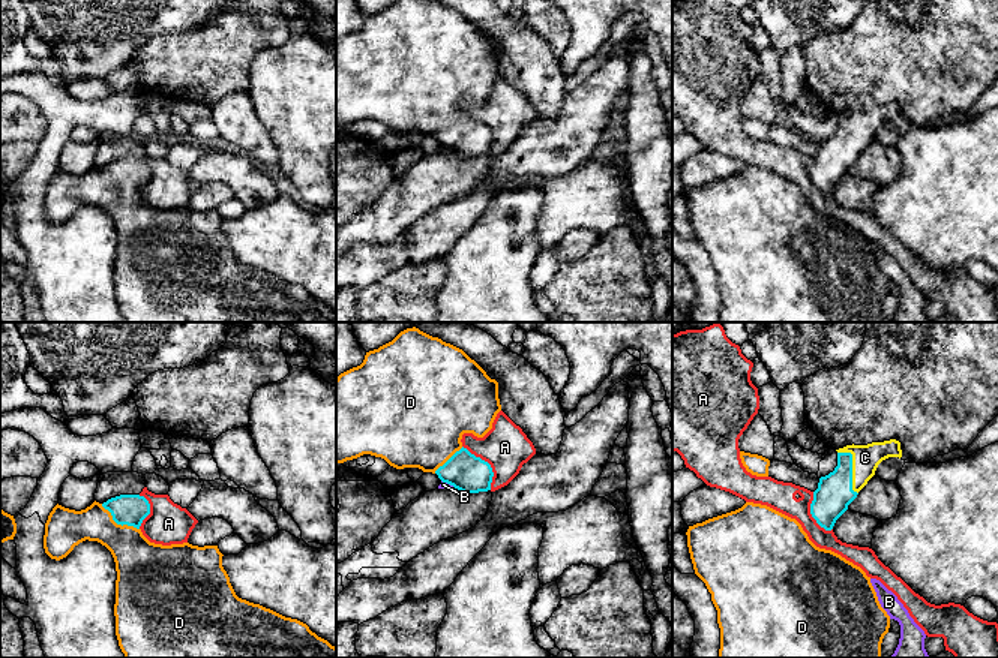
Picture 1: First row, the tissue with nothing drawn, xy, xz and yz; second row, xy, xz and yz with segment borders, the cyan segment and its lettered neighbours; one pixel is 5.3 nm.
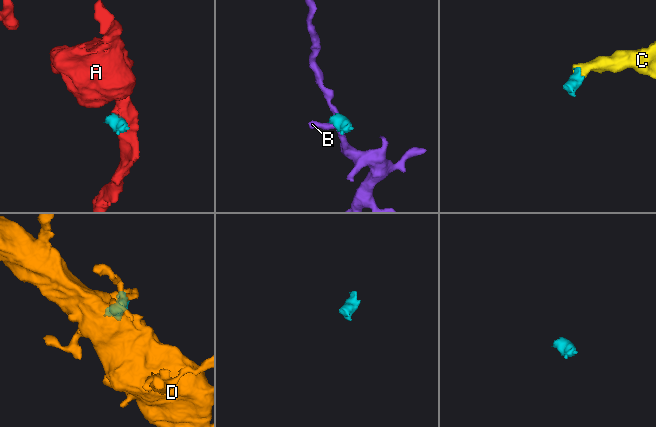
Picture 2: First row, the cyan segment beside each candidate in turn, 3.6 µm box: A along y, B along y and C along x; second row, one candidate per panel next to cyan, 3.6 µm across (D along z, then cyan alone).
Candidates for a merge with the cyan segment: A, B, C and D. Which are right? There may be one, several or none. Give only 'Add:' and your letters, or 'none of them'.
Add: C, D

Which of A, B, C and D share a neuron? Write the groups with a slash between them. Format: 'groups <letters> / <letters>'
groups A / B / C D

